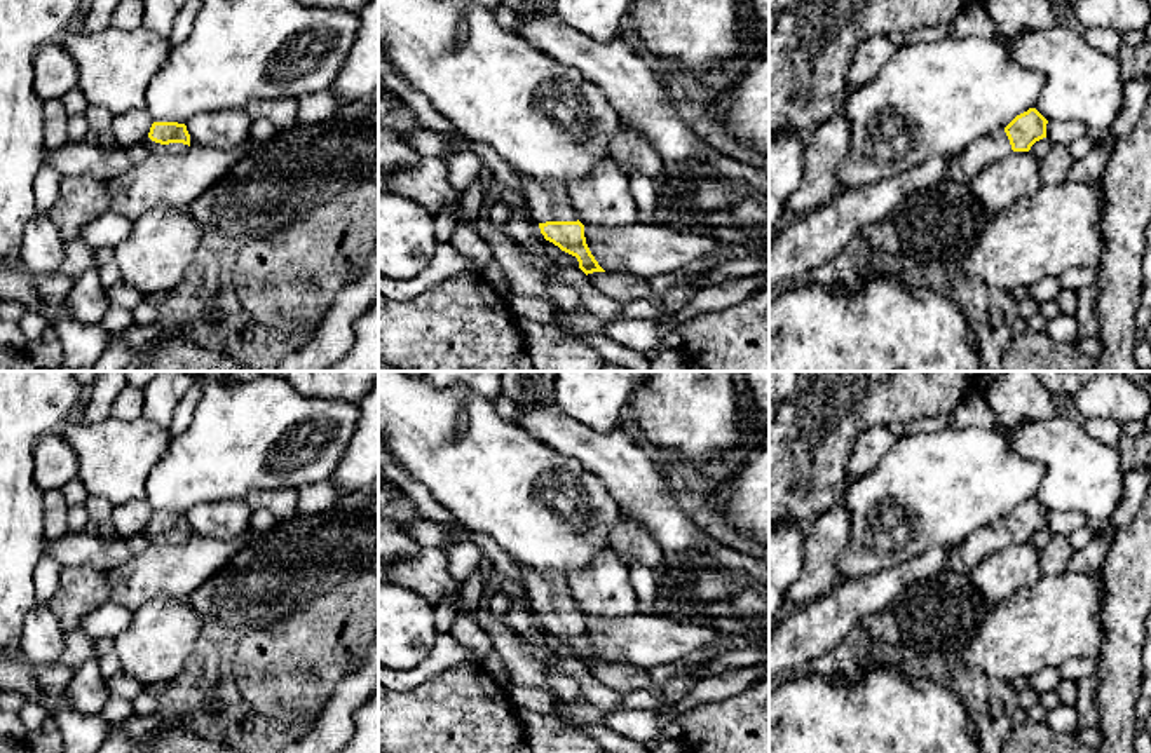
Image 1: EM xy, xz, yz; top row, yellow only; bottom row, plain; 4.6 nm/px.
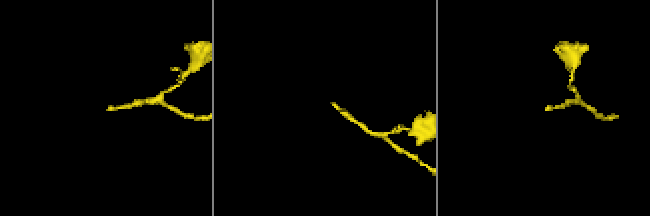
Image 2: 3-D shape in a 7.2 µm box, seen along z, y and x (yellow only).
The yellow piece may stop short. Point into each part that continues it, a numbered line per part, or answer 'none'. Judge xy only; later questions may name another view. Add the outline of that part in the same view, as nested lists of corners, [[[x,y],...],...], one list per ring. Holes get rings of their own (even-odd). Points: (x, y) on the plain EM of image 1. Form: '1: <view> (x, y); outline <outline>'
1: xy (154, 537); outline [[[148,526],[145,528],[145,533],[148,535],[150,542],[178,544],[188,539],[188,535],[183,535],[183,533],[160,535],[152,532]]]

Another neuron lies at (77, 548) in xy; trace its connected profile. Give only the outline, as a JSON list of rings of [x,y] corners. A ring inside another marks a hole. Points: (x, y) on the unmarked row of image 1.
[[[68,532],[58,540],[45,540],[44,554],[65,566],[94,566],[112,570],[131,556],[127,542],[120,537],[103,537],[87,532]]]

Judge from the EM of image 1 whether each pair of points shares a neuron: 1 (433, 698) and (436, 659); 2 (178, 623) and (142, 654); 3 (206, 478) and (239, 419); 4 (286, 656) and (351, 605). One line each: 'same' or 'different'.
1: different
2: same
3: same
4: same

